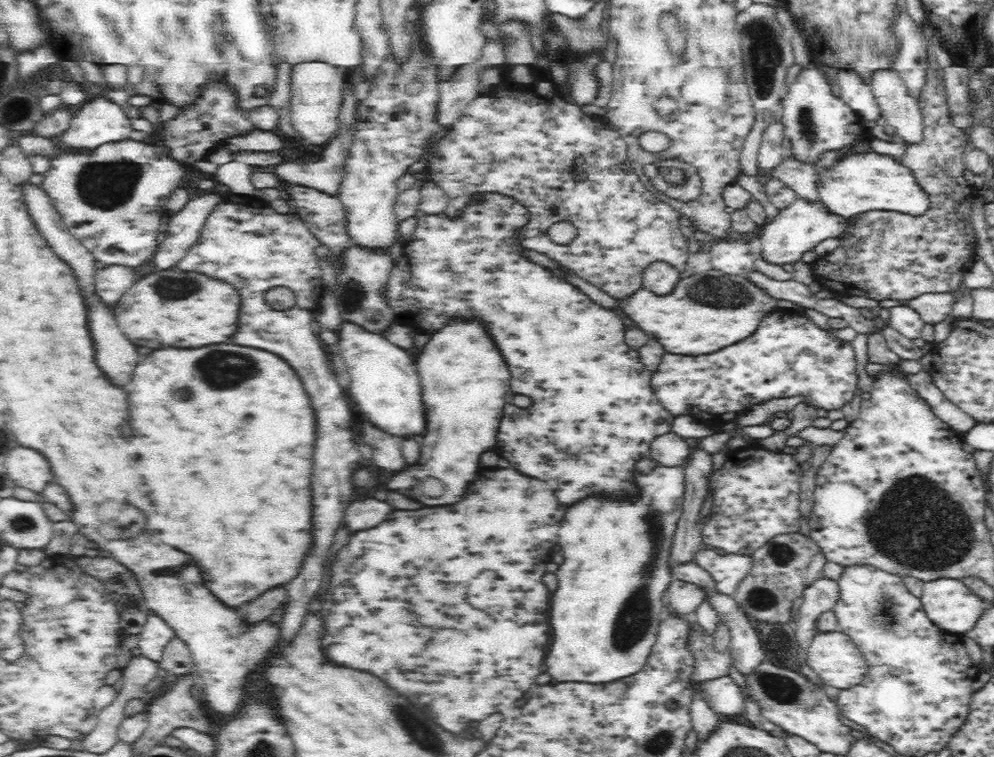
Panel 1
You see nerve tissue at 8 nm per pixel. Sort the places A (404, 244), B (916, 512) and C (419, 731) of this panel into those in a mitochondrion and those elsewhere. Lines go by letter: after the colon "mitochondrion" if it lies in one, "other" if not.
A: other
B: mitochondrion
C: mitochondrion

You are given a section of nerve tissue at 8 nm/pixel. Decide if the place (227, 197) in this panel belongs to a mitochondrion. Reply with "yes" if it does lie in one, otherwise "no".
no

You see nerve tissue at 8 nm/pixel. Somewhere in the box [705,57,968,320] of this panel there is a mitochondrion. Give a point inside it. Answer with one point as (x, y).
(806, 128)

